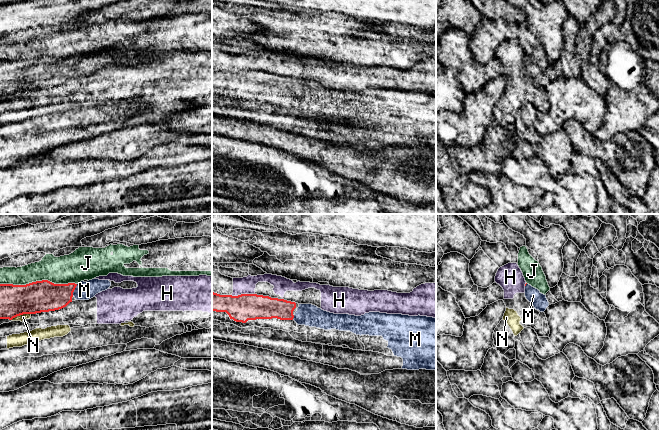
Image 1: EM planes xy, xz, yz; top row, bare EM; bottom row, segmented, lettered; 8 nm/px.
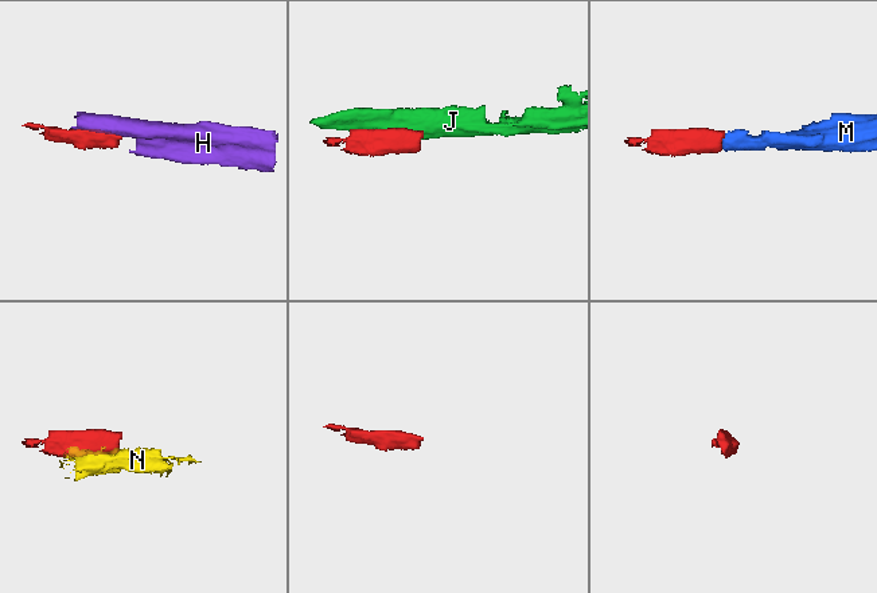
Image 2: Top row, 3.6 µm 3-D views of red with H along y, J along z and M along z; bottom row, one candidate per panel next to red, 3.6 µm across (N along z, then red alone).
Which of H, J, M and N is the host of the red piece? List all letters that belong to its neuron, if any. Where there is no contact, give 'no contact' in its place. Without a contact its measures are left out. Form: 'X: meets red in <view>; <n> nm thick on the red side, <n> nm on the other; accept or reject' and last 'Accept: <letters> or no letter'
H: meets red in xz; 220 nm thick on the red side, 140 nm on the other; reject
J: meets red in xy; 260 nm thick on the red side, 220 nm on the other; reject
M: meets red in xy; 260 nm thick on the red side, 140 nm on the other; accept
N: meets red in xy; 260 nm thick on the red side, 50 nm on the other; reject
Accept: M

